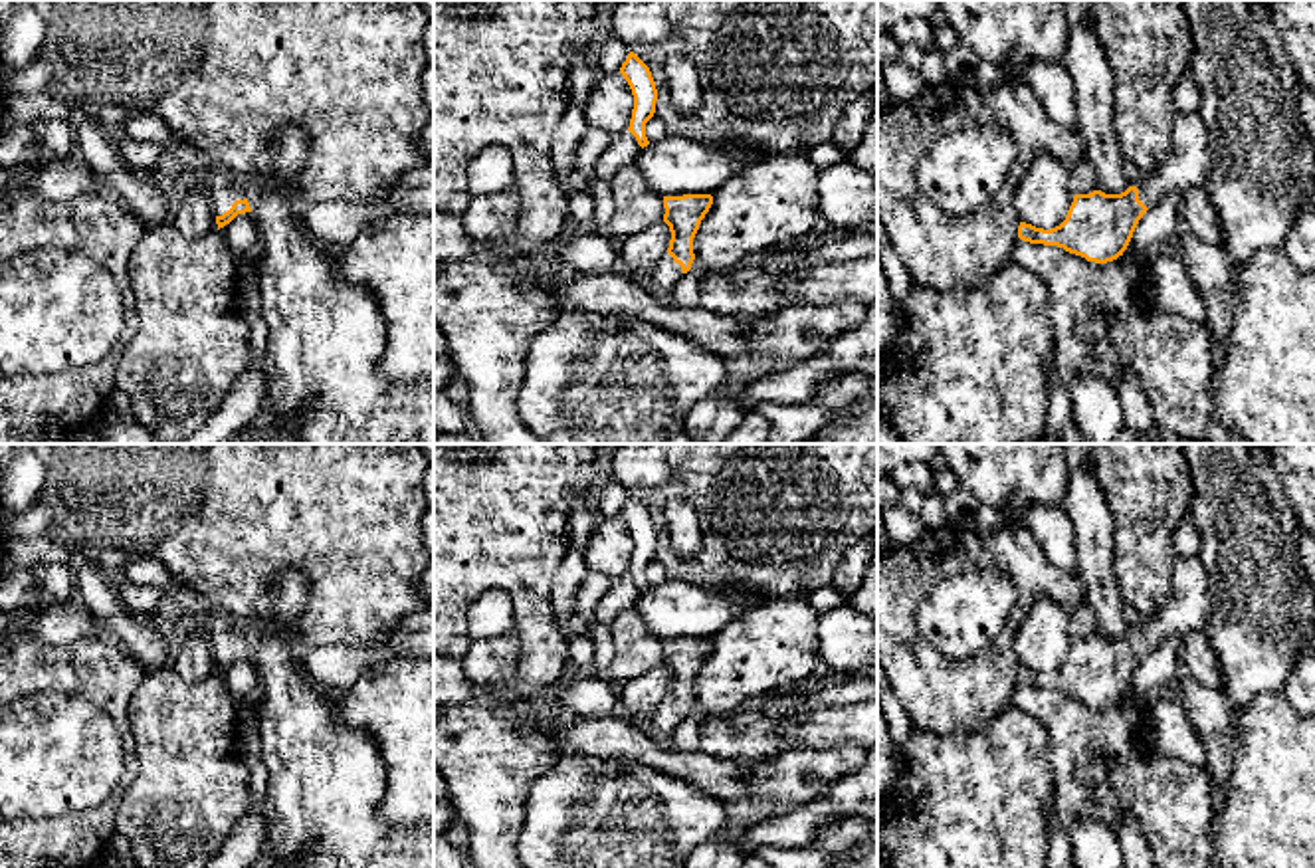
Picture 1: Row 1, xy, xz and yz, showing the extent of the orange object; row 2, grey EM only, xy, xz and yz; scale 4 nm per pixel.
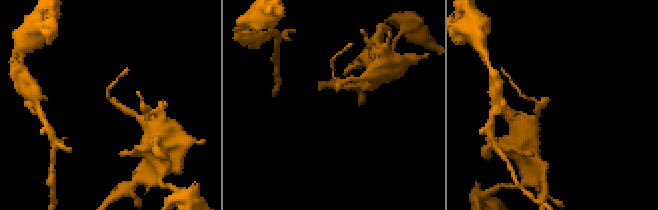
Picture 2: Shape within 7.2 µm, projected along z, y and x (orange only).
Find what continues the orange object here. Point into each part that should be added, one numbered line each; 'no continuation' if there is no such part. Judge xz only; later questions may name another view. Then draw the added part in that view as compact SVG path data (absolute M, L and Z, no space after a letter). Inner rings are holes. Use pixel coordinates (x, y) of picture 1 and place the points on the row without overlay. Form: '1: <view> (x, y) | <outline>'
1: xz (664, 720) | M663 698L642 725L650 731L654 739L671 745L671 735L681 719L681 709L675 707L669 698Z

